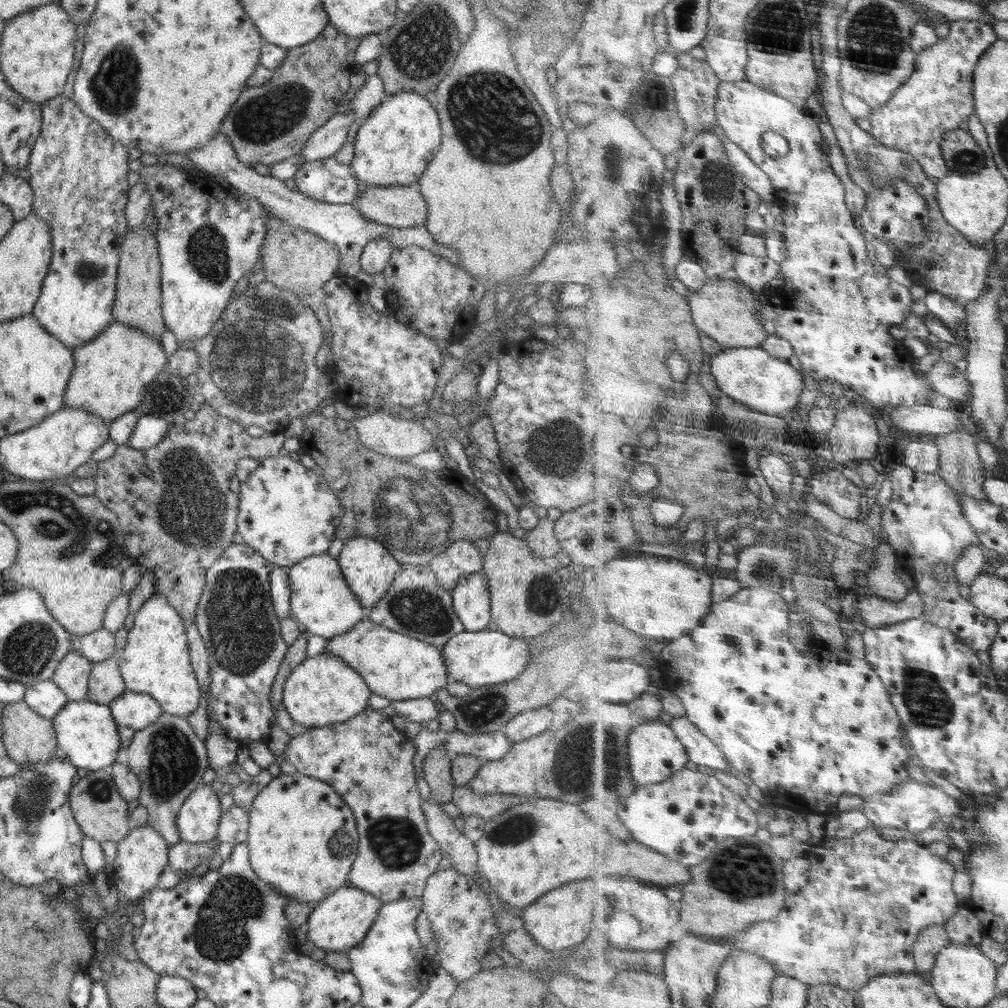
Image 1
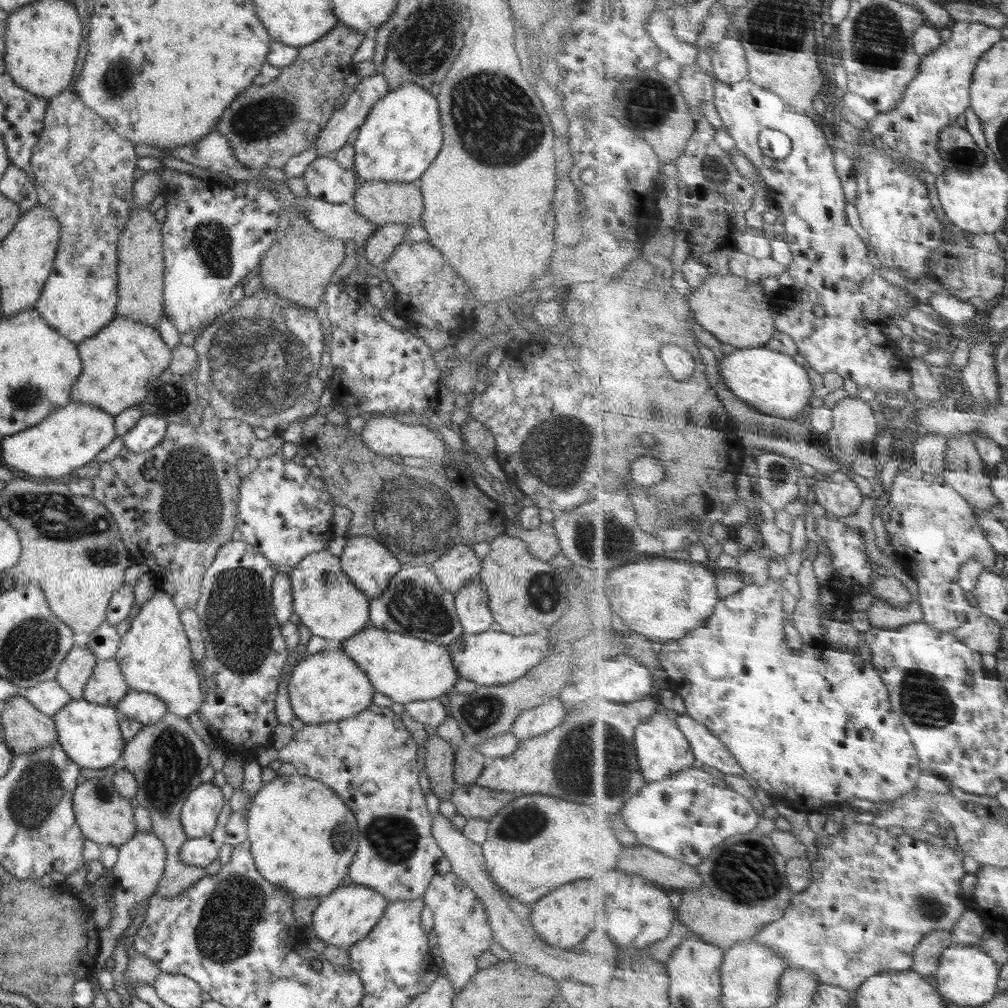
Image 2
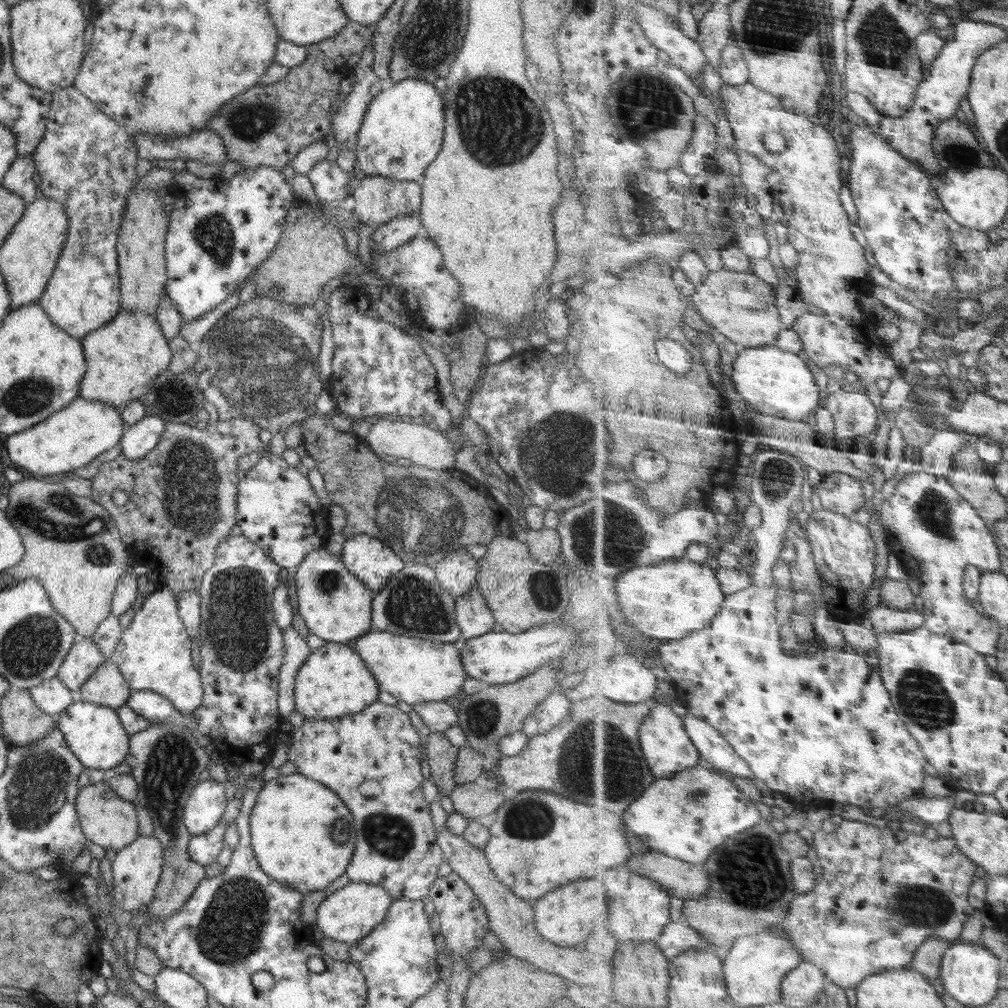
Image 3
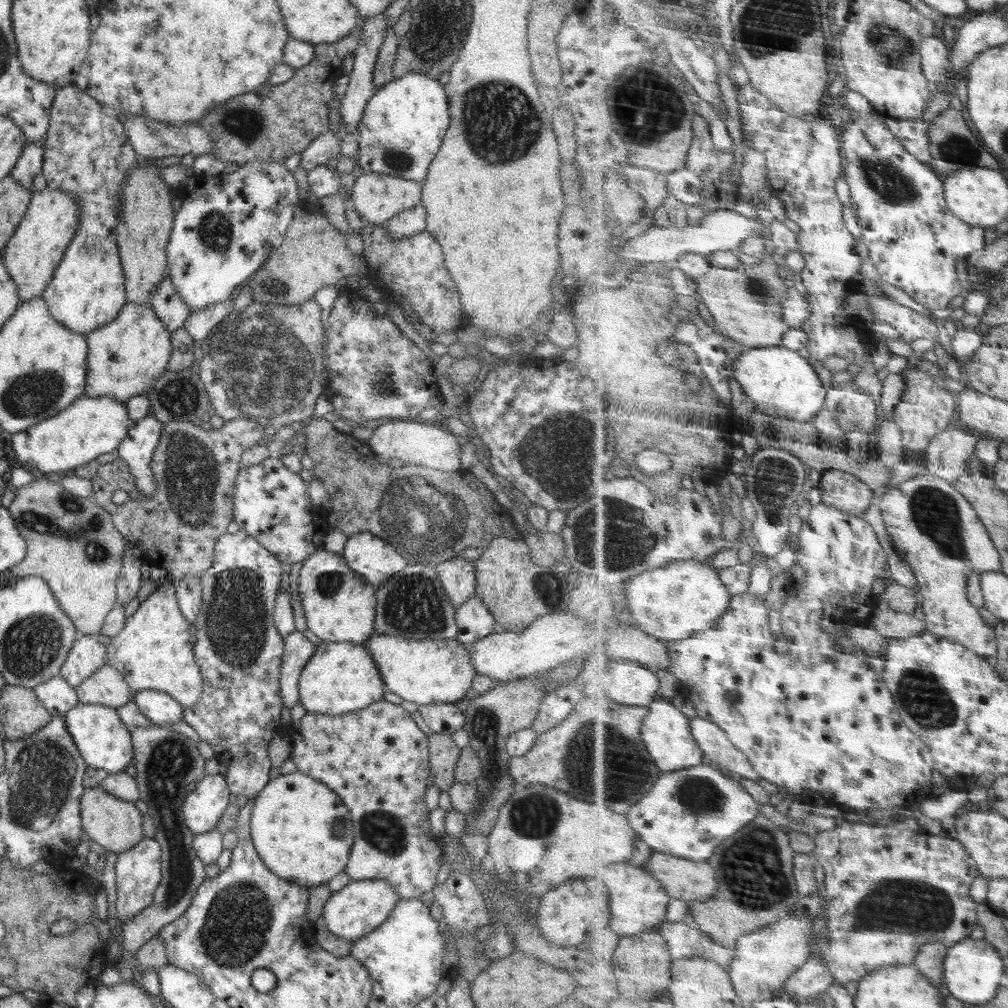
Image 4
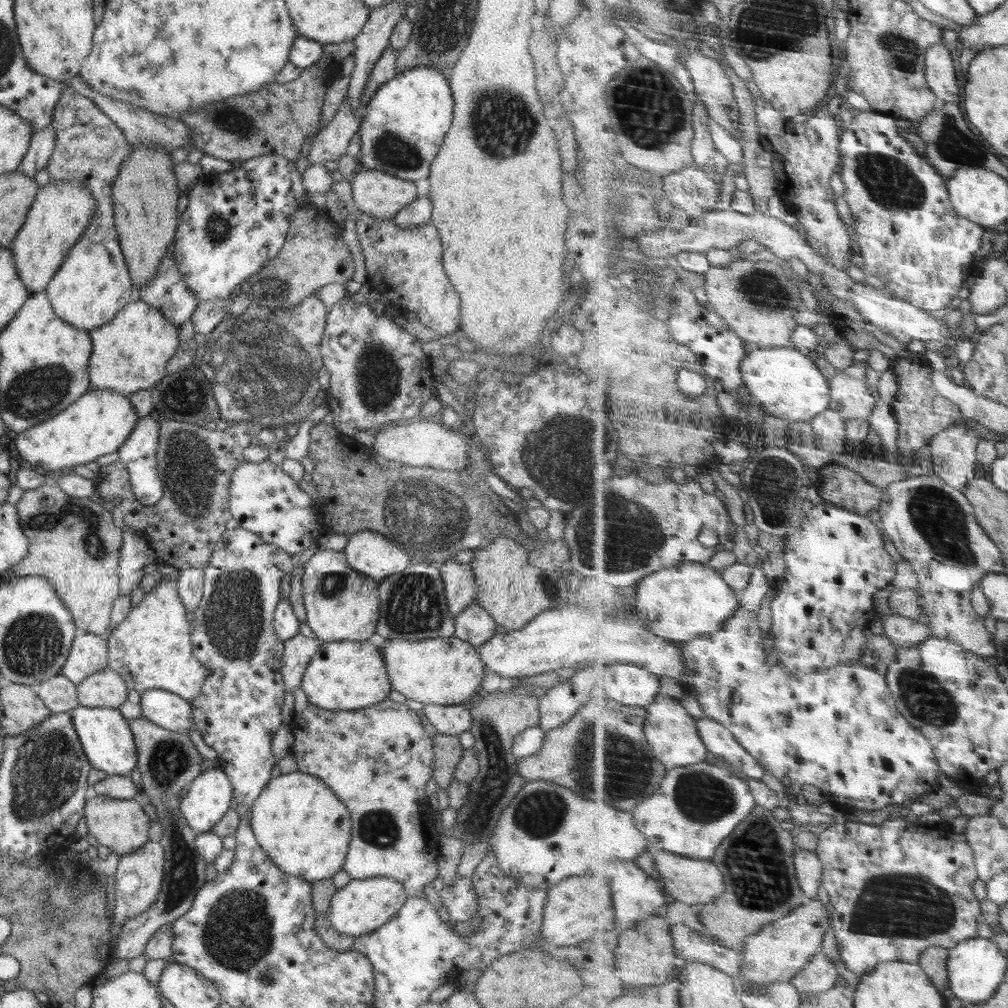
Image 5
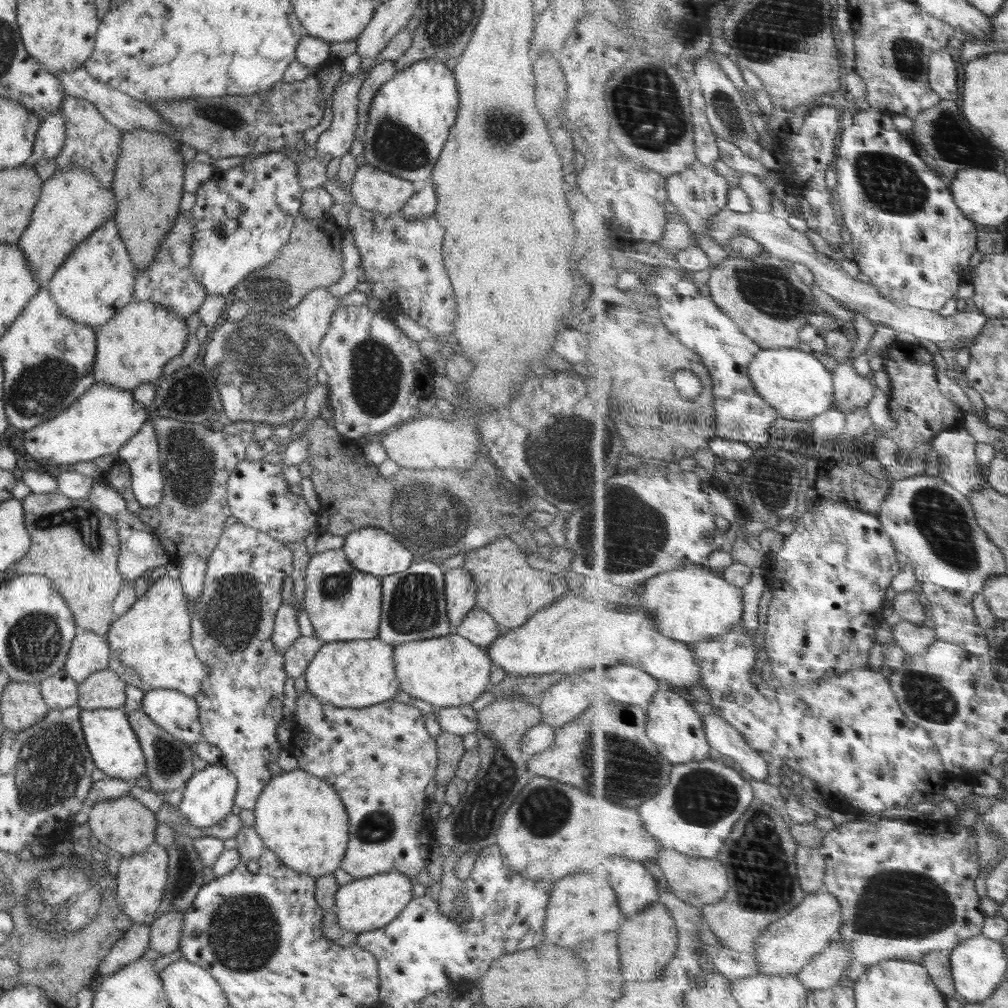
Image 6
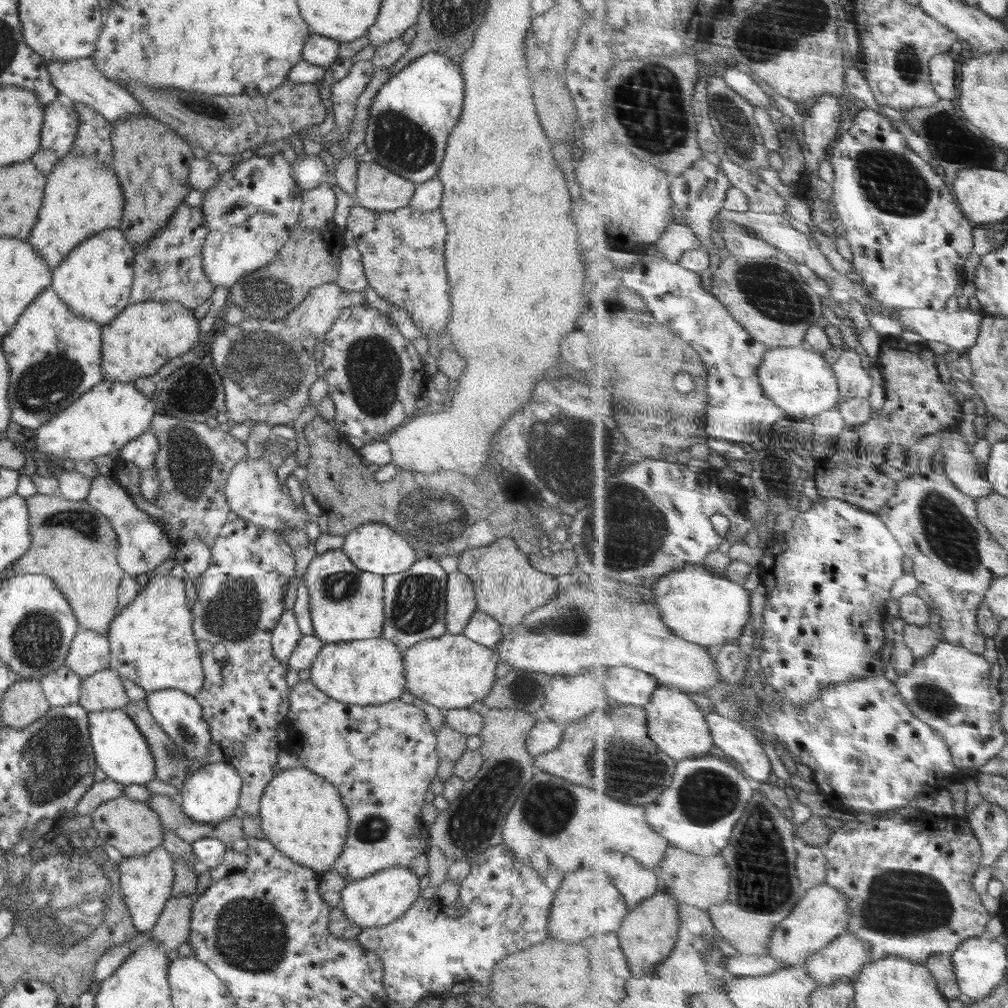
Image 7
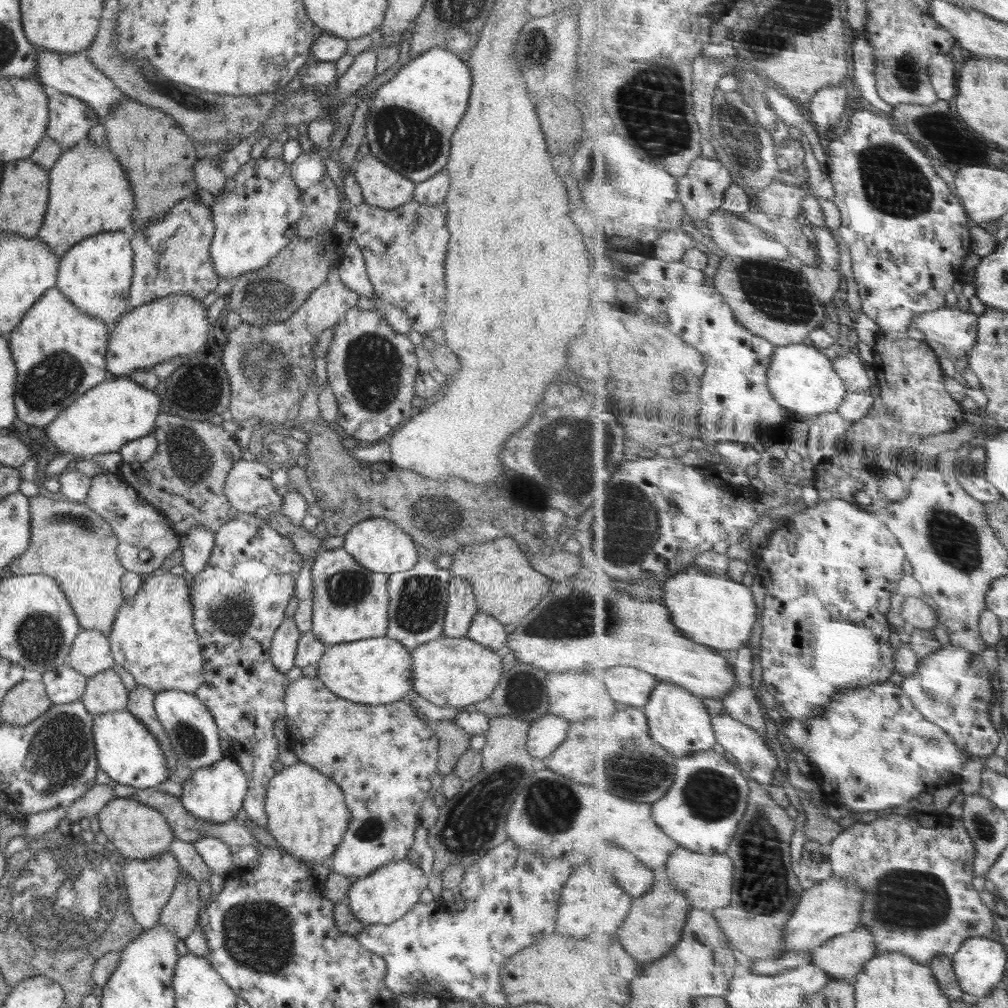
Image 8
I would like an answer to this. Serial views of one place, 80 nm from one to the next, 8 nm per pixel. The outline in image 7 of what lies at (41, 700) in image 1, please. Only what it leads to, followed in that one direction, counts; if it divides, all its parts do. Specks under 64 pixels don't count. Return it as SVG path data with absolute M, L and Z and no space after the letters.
M66 664L43 676L39 681L51 707L79 704L83 679L72 672Z

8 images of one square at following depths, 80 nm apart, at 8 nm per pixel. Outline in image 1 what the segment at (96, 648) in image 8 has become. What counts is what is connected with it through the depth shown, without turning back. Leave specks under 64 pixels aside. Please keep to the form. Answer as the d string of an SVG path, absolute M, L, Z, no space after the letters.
M70 651L59 663L52 680L70 701L87 698L88 679L94 662L76 651Z

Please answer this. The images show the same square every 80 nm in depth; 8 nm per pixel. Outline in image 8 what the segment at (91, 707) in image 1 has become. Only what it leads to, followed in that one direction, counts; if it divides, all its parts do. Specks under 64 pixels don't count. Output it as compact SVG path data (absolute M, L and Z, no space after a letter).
M110 711L93 715L93 739L99 768L118 784L134 786L136 789L157 787L170 779L167 760L157 738L136 718L123 711Z

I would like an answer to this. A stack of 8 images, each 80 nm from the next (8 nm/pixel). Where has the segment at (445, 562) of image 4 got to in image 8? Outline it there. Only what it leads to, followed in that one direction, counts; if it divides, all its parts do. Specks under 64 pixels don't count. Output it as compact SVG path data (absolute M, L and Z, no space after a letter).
M452 574L448 594L443 634L448 638L466 637L474 616L479 612L472 585Z

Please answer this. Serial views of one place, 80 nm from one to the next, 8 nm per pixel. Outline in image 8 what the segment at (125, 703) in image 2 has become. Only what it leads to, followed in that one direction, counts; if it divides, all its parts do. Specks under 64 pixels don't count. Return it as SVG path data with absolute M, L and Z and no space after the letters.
M179 690L157 691L153 705L178 767L186 766L195 771L210 766L224 757L215 718L195 694Z

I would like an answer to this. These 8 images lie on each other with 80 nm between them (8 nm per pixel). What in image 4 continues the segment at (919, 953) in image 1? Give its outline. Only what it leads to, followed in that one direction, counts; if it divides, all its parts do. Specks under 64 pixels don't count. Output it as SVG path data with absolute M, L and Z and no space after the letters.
M931 942L931 945L924 946L916 958L915 965L936 987L947 981L946 964L950 951L951 948L943 942Z

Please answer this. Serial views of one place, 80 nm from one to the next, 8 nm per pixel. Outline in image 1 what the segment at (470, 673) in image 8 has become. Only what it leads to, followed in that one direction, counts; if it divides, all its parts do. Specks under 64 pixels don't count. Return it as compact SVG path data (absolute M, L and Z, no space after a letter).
M366 610L362 621L350 630L327 639L324 651L341 658L364 679L374 694L390 701L429 698L435 690L445 688L450 678L440 648L384 628L368 616Z

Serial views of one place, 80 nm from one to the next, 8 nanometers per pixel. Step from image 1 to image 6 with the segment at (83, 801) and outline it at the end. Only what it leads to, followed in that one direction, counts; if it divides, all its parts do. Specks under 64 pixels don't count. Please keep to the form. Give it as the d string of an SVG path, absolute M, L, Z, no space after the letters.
M133 796L101 800L90 804L88 810L90 833L88 836L96 838L104 846L109 846L112 852L118 852L122 857L143 853L148 846L155 842L155 830L158 824L155 814L141 801Z

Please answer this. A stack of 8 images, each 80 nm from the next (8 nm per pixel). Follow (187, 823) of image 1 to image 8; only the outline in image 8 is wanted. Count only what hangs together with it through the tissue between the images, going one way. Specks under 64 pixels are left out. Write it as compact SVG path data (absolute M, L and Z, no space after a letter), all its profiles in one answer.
M232 754L210 766L196 769L182 785L183 794L179 798L183 807L192 816L211 823L228 822L236 818L248 790L247 775L233 759Z

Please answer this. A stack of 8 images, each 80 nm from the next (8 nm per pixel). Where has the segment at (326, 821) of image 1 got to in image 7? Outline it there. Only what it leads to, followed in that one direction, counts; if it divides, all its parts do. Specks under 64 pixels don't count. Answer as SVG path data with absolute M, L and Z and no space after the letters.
M304 766L283 769L266 785L259 815L265 838L294 862L319 874L333 870L349 829L349 816L338 789Z

